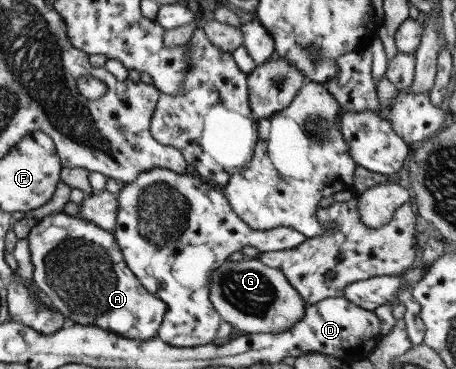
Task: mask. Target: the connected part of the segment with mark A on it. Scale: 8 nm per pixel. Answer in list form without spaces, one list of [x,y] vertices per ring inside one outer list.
[[[61,210],[39,220],[26,241],[33,265],[32,282],[68,323],[98,326],[131,340],[157,336],[164,305],[141,287],[123,260],[112,232]]]

